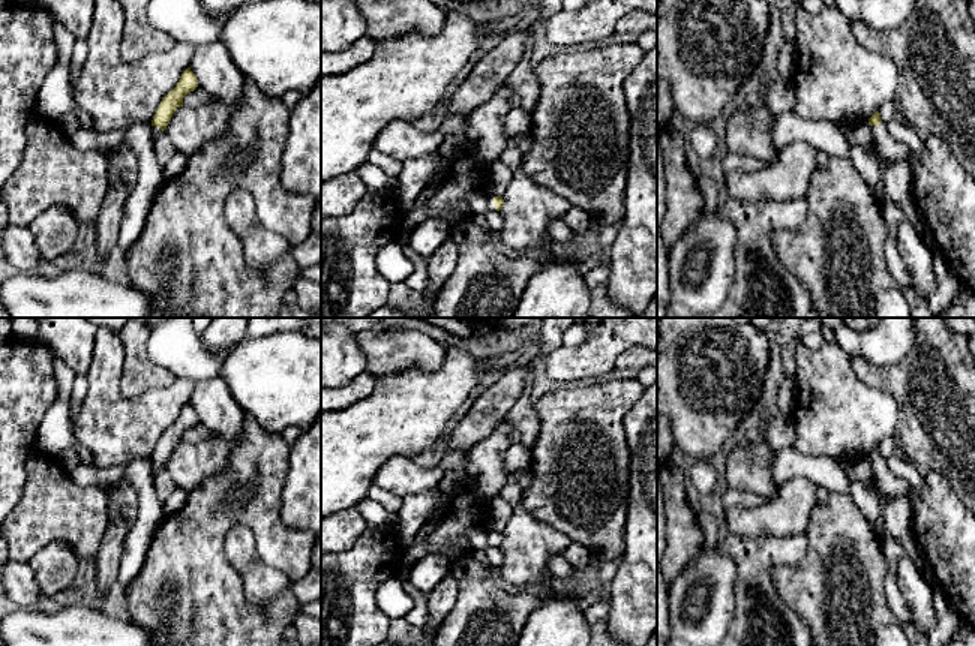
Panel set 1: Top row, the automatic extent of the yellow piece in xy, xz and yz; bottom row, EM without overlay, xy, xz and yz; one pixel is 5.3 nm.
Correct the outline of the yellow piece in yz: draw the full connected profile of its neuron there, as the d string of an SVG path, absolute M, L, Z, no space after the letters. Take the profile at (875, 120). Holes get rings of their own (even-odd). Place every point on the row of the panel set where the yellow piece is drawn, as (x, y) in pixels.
M876 111L870 118L868 123L872 126L873 138L878 145L880 156L886 162L900 162L909 156L909 148L902 141L894 139L886 126L882 123L879 111Z

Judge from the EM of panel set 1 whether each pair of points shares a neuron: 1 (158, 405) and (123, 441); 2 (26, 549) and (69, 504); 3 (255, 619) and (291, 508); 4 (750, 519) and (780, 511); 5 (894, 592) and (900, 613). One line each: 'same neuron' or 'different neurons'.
1: same neuron
2: same neuron
3: different neurons
4: same neuron
5: same neuron

